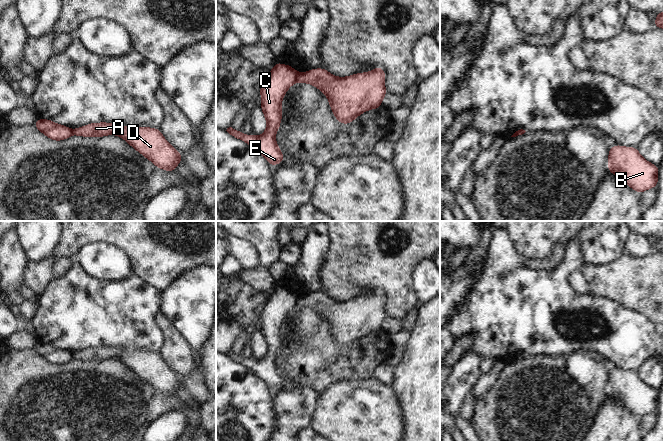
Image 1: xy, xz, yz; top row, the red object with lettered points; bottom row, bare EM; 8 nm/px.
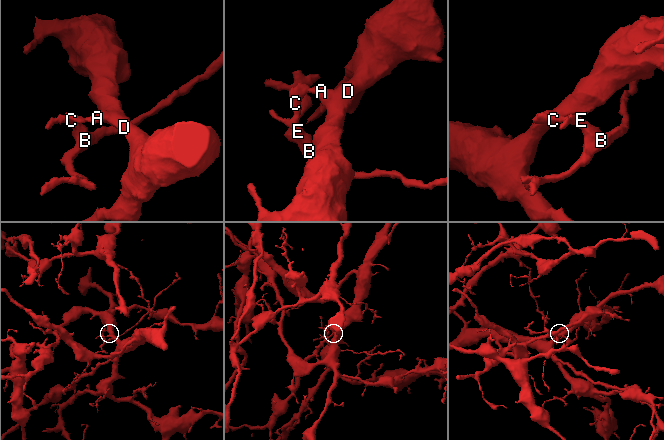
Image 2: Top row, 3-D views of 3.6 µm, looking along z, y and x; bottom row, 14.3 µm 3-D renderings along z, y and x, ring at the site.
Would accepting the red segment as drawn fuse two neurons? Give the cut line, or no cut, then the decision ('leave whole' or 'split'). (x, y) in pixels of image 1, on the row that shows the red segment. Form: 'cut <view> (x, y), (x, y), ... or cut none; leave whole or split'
cut xz (299, 73), (296, 81); split

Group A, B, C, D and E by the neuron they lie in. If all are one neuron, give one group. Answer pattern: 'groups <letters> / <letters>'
groups A D / B C E

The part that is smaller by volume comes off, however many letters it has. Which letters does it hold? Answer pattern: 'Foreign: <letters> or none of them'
Foreign: B, C, E

